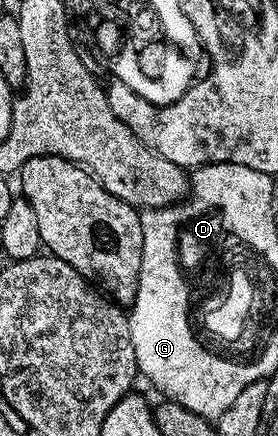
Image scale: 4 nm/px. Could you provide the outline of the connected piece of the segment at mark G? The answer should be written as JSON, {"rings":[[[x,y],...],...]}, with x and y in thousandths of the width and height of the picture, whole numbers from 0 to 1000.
{"rings":[[[601,500],[597,507],[597,539],[586,544],[547,544],[547,525],[522,521],[511,530],[511,622],[504,624],[504,638],[496,640],[496,667],[489,670],[489,686],[482,693],[482,711],[489,709],[489,727],[482,725],[468,734],[468,768],[475,771],[475,784],[482,787],[482,805],[489,807],[489,844],[518,865],[565,892],[568,899],[590,901],[586,906],[608,920],[637,920],[655,924],[655,933],[669,933],[683,943],[698,943],[698,952],[727,952],[752,961],[773,961],[795,956],[802,947],[827,933],[827,924],[842,924],[842,915],[806,915],[806,911],[835,911],[835,906],[871,906],[863,888],[871,883],[734,883],[734,851],[748,842],[748,828],[763,823],[741,823],[734,805],[727,800],[705,800],[705,782],[691,782],[691,773],[676,773],[676,745],[662,745],[662,686],[626,686],[626,690],[590,690],[590,617],[608,628],[633,631],[633,592],[622,589],[622,560],[615,548],[629,544],[633,505]]]}

